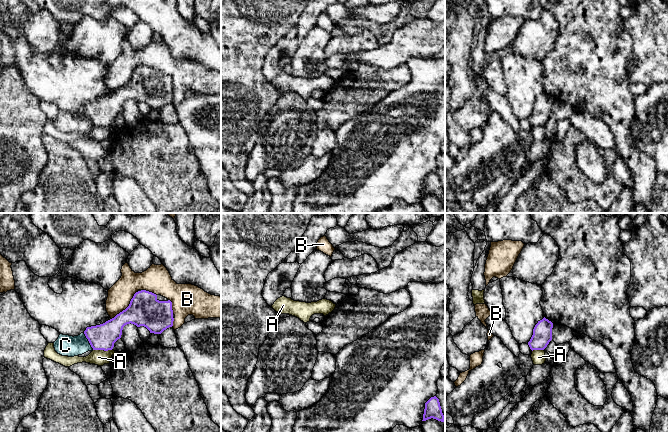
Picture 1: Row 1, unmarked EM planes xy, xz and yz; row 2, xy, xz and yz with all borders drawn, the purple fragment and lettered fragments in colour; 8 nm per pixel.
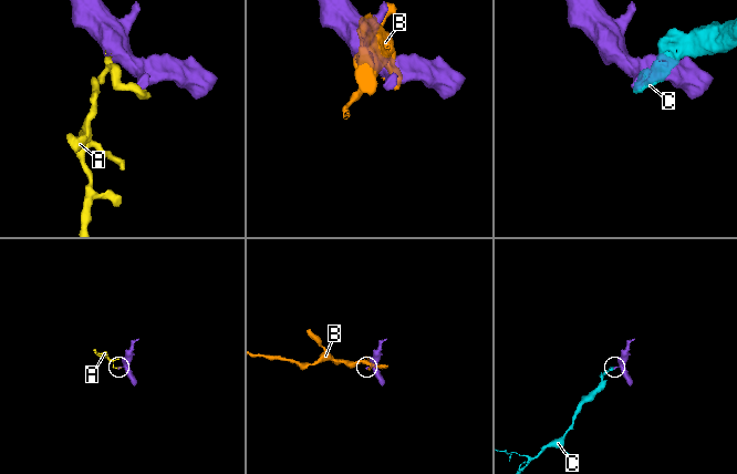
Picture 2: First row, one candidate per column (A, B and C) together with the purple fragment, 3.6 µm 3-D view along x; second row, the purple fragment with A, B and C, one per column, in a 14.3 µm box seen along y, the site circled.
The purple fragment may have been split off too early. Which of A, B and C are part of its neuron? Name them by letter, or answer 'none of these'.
none of these

